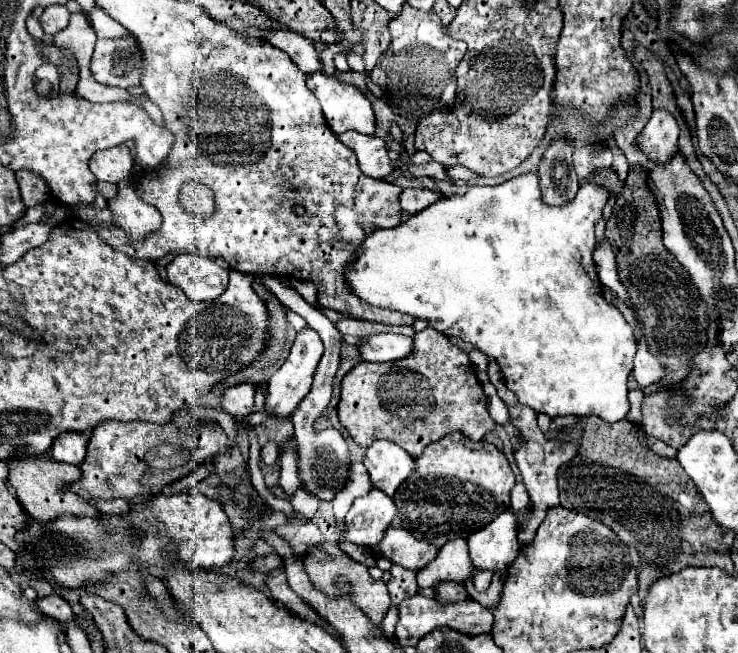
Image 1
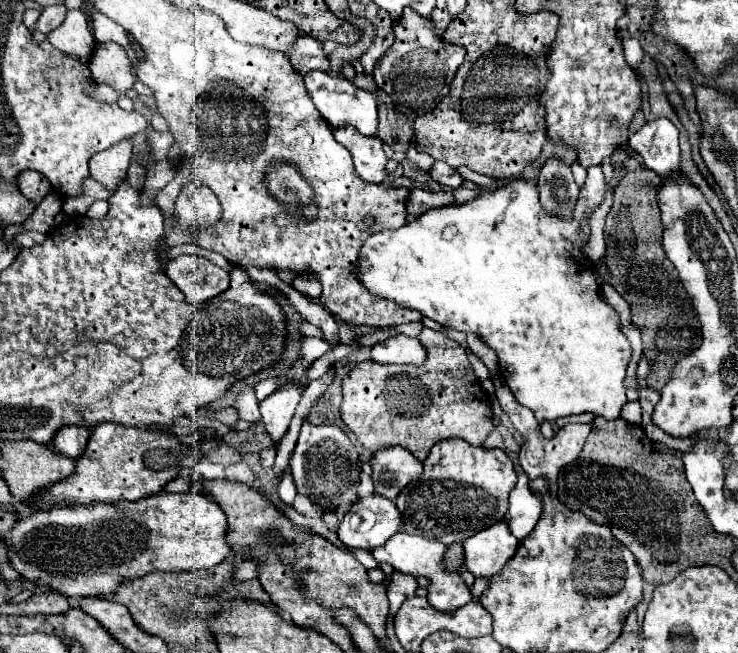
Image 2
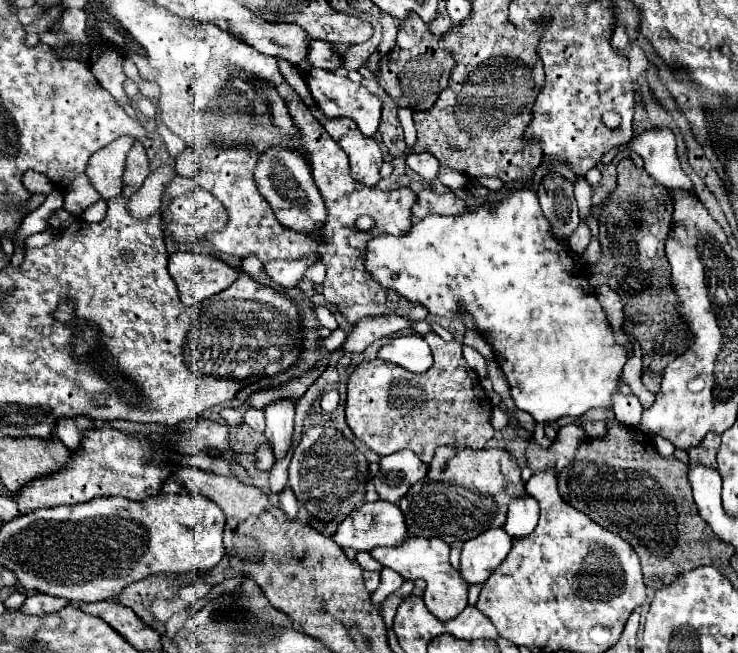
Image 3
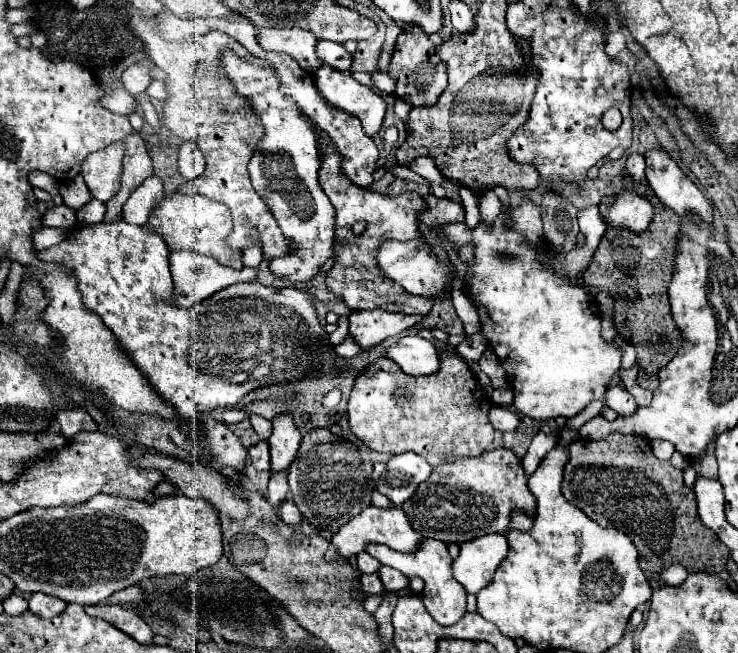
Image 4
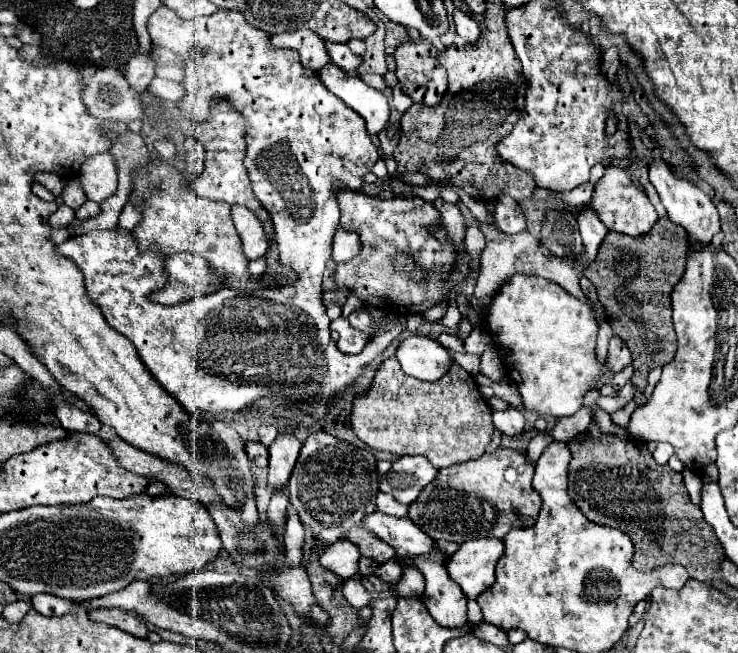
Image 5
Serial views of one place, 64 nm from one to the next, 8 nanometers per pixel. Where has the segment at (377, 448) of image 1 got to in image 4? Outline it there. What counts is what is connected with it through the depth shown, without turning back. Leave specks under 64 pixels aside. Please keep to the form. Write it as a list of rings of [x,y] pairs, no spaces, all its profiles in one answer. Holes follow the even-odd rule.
[[[414,452],[392,456],[386,464],[386,472],[378,480],[378,490],[392,498],[392,502],[402,504],[414,494],[418,484],[430,476],[430,472],[432,466]]]

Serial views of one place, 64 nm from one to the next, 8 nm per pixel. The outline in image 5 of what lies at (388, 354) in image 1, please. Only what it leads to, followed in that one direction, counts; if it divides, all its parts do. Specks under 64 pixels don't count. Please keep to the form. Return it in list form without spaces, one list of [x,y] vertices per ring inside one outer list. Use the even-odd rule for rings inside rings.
[[[410,334],[396,348],[396,360],[408,376],[418,380],[438,380],[452,364],[448,352],[426,336]]]

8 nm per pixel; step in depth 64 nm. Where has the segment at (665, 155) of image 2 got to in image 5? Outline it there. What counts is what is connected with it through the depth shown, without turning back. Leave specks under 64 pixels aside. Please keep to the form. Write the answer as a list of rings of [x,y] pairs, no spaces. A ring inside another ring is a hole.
[[[652,160],[648,164],[648,174],[650,174],[650,182],[654,184],[656,192],[660,194],[660,202],[664,204],[664,208],[668,212],[668,218],[686,228],[690,242],[708,244],[712,240],[712,236],[720,230],[720,218],[718,218],[718,212],[716,212],[716,206],[714,206],[712,198],[706,192],[698,190],[698,186],[680,178],[674,172],[674,168],[664,160]]]

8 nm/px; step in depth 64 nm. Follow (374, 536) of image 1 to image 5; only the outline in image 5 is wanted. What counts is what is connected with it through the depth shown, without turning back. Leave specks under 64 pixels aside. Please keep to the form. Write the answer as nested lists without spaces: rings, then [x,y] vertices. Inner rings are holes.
[[[372,512],[364,516],[362,524],[364,530],[376,534],[380,540],[390,544],[402,558],[426,554],[436,548],[436,542],[428,538],[410,518],[396,518],[382,512]],[[336,540],[336,544],[330,544],[328,550],[320,556],[320,564],[347,580],[359,573],[358,558],[360,550],[350,540]]]

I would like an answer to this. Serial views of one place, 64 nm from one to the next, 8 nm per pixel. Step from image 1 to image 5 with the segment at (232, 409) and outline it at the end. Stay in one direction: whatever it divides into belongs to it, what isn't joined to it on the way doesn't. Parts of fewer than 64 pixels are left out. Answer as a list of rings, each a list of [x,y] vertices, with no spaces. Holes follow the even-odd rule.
[[[260,424],[260,428],[258,428],[258,434],[260,434],[260,442],[264,444],[264,446],[270,446],[272,444],[272,440],[276,438],[276,434],[278,434],[278,430],[276,430],[276,426],[272,426],[272,424]]]

